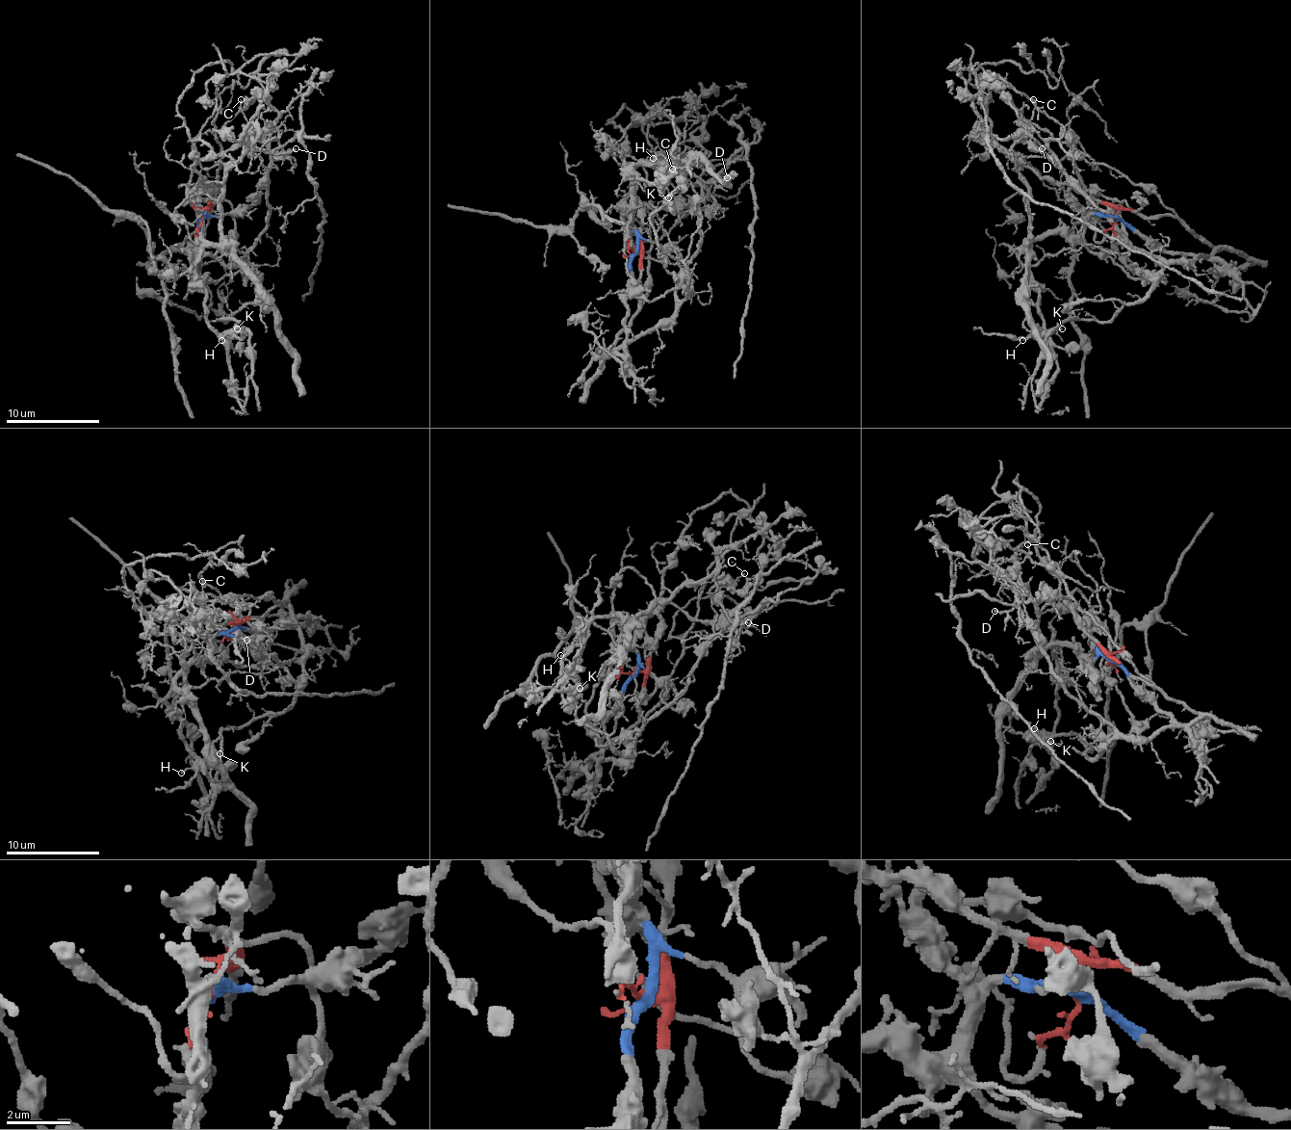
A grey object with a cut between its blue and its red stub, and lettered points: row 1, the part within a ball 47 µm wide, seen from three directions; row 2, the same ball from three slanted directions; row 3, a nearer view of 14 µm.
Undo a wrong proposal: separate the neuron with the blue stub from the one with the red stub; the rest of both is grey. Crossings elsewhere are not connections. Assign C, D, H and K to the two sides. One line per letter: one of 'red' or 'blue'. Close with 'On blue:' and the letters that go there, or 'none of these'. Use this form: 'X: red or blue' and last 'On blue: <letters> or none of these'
C: blue
D: blue
H: blue
K: blue
On blue: C, D, H, K

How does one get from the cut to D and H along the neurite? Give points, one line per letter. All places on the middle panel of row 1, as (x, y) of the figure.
D: (635, 251), (632, 174), (640, 165), (653, 165), (671, 146), (681, 163), (707, 181), (723, 181), (727, 176)
H: (635, 251), (635, 228), (632, 212), (632, 165), (627, 165), (650, 184), (659, 165), (653, 158)

